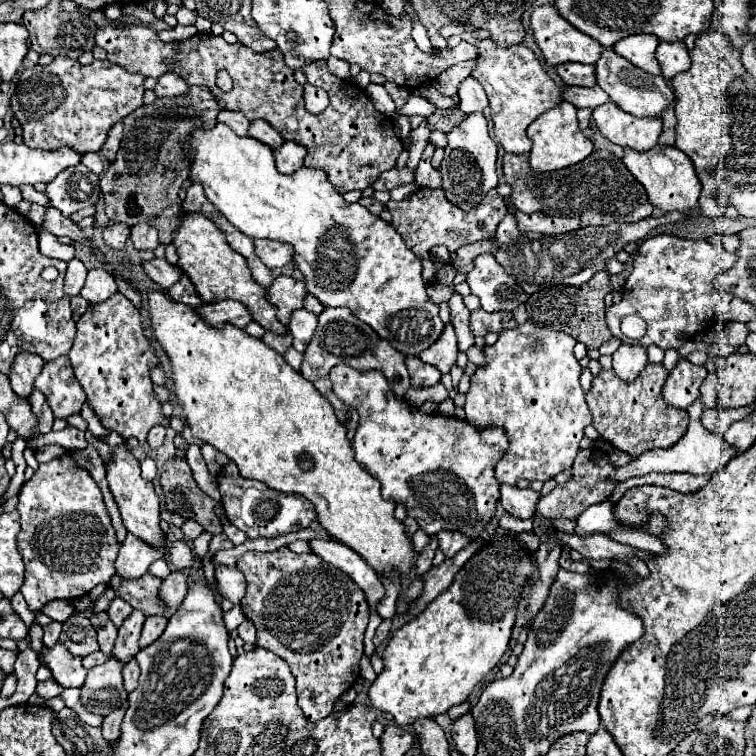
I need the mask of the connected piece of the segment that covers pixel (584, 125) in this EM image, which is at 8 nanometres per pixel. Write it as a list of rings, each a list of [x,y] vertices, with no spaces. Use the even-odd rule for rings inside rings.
[[[579,109],[579,127],[581,127],[581,133],[585,133],[589,139],[593,137],[591,133],[591,109]]]

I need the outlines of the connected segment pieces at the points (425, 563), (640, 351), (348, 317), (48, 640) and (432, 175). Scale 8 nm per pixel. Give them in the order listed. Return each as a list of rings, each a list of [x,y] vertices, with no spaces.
[[[431,537],[431,545],[429,545],[423,553],[419,553],[419,559],[417,559],[417,563],[415,563],[419,575],[423,575],[423,573],[427,573],[427,571],[431,569],[431,559],[433,559],[433,555],[435,555],[435,549],[437,549],[437,539]]]
[[[619,345],[613,353],[613,371],[623,381],[637,379],[647,363],[647,351],[641,345]]]
[[[325,307],[325,311],[319,315],[319,327],[315,331],[315,337],[309,343],[307,351],[305,351],[301,373],[333,405],[335,415],[337,415],[339,423],[345,429],[357,429],[357,413],[345,413],[343,403],[337,399],[337,395],[331,389],[329,371],[331,371],[331,367],[335,367],[339,363],[345,363],[345,365],[349,365],[353,369],[361,369],[361,371],[369,371],[369,369],[381,371],[387,377],[389,385],[393,387],[393,393],[397,395],[397,399],[403,399],[405,393],[407,393],[407,389],[411,387],[411,383],[409,383],[409,371],[405,367],[405,355],[401,355],[397,349],[393,349],[389,345],[389,341],[381,339],[369,325],[365,325],[357,317],[353,317],[353,313],[347,307],[339,307],[339,309]]]
[[[53,621],[51,625],[45,627],[45,635],[43,635],[43,643],[47,647],[53,647],[57,641],[59,641],[59,633],[61,633],[61,623]]]
[[[427,145],[423,151],[423,157],[419,161],[419,167],[415,173],[415,183],[419,187],[441,187],[441,173],[431,165],[433,151],[435,151],[435,147]]]

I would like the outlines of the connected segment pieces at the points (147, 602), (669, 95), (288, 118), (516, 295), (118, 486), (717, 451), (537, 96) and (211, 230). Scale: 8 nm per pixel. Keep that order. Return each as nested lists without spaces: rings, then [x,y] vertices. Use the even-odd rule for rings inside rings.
[[[145,573],[141,579],[125,581],[119,575],[111,579],[111,589],[117,597],[125,599],[135,609],[141,609],[147,615],[161,615],[161,603],[157,603],[157,591],[161,587],[161,579]]]
[[[603,49],[599,61],[595,63],[595,75],[597,75],[597,85],[611,97],[613,103],[617,103],[623,111],[637,115],[637,117],[661,115],[661,111],[665,107],[669,107],[671,101],[675,99],[673,91],[669,89],[669,85],[665,83],[665,79],[661,75],[653,77],[653,75],[641,71],[639,67],[635,67],[633,63],[629,63],[627,59],[617,55],[613,49]]]
[[[127,25],[123,29],[101,27],[95,33],[95,43],[107,51],[107,59],[115,65],[125,67],[133,73],[143,73],[147,77],[160,77],[175,71],[189,85],[207,85],[219,99],[223,109],[241,111],[249,121],[263,119],[273,129],[281,133],[285,141],[295,141],[307,147],[305,167],[323,169],[329,181],[339,193],[351,189],[363,191],[369,187],[383,171],[397,165],[397,157],[403,151],[403,141],[395,133],[393,119],[379,113],[363,89],[353,87],[349,81],[339,79],[329,73],[327,61],[309,63],[303,67],[307,83],[321,87],[329,93],[329,107],[313,115],[303,103],[303,85],[295,81],[295,71],[283,63],[279,49],[269,53],[255,53],[243,43],[229,45],[223,37],[213,33],[197,33],[187,41],[163,43],[157,33],[147,25]],[[227,69],[233,79],[231,91],[221,91],[217,87],[217,71]]]
[[[479,255],[475,259],[475,269],[469,273],[467,283],[471,293],[479,297],[481,309],[489,313],[513,311],[529,297],[521,287],[517,287],[517,281],[505,273],[493,255]]]
[[[119,445],[113,449],[111,461],[105,465],[107,467],[107,481],[109,481],[109,489],[119,505],[121,517],[123,517],[123,525],[127,527],[129,533],[137,535],[141,541],[153,545],[153,547],[161,547],[165,543],[165,535],[159,527],[161,523],[161,501],[159,495],[155,493],[153,483],[145,481],[141,477],[141,469],[139,469],[139,461],[129,453],[129,449],[125,445]]]
[[[699,395],[699,399],[693,403],[693,407],[687,409],[689,413],[689,429],[687,433],[669,449],[651,449],[651,451],[645,451],[643,455],[635,457],[631,463],[619,467],[615,473],[613,473],[613,479],[619,479],[619,481],[625,481],[625,479],[631,479],[631,477],[639,477],[639,475],[647,475],[647,473],[693,473],[693,475],[703,475],[703,473],[709,473],[709,475],[715,475],[723,465],[727,465],[733,457],[733,449],[731,445],[719,435],[703,429],[699,417],[703,413],[703,399]]]
[[[471,33],[461,35],[465,41],[479,49],[479,65],[471,73],[485,87],[491,107],[493,131],[507,153],[527,153],[531,151],[531,139],[527,137],[527,127],[547,109],[561,103],[561,87],[547,75],[535,53],[523,45],[513,45],[507,49],[497,47],[489,39],[475,39]]]
[[[181,213],[179,231],[173,233],[171,243],[177,249],[177,257],[179,257],[177,267],[191,279],[191,283],[195,285],[195,289],[203,301],[207,301],[207,303],[221,301],[221,299],[241,301],[251,311],[253,319],[259,325],[263,325],[267,331],[275,331],[281,335],[285,333],[285,327],[277,321],[277,307],[273,307],[273,303],[269,303],[269,299],[267,299],[267,289],[261,287],[251,277],[245,257],[229,247],[225,233],[213,221],[197,215],[197,213]]]

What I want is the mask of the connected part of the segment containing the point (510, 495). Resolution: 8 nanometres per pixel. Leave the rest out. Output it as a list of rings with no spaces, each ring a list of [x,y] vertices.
[[[501,485],[499,501],[507,509],[507,513],[517,519],[533,519],[539,499],[541,499],[541,493],[535,493],[531,489]]]

